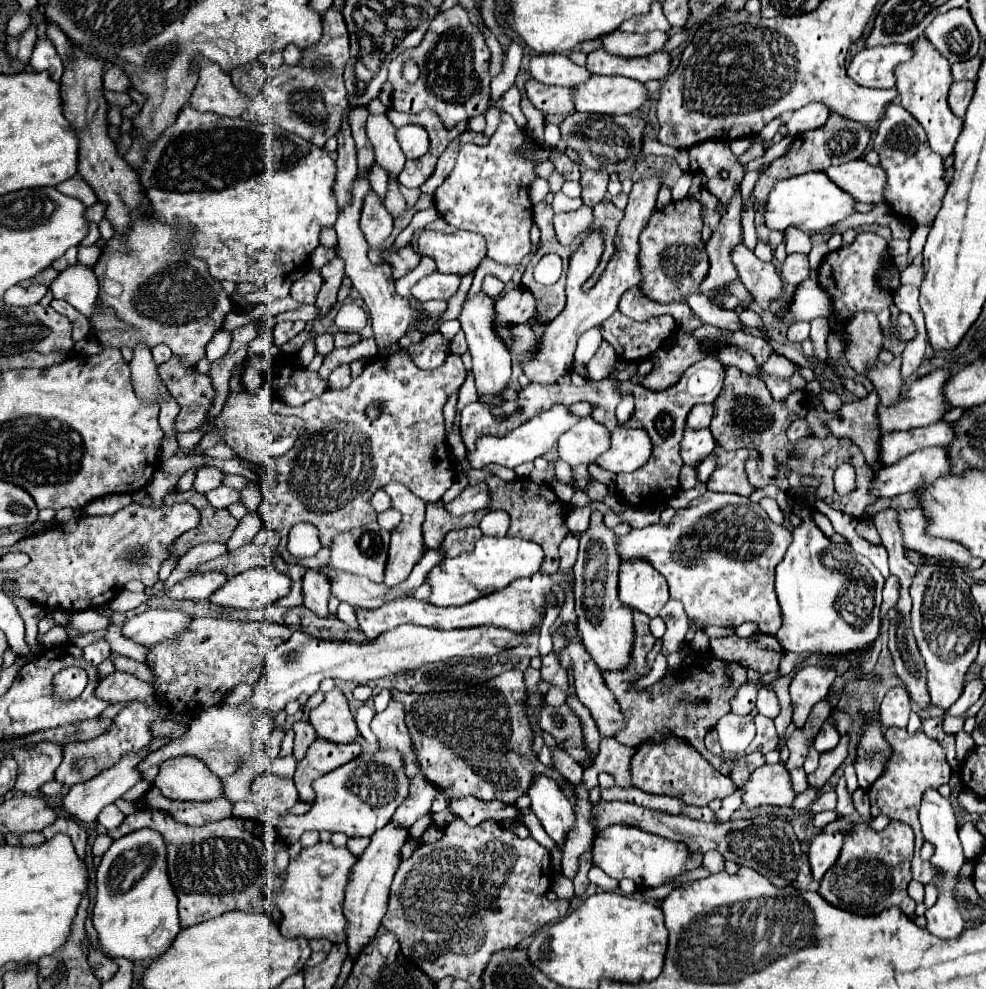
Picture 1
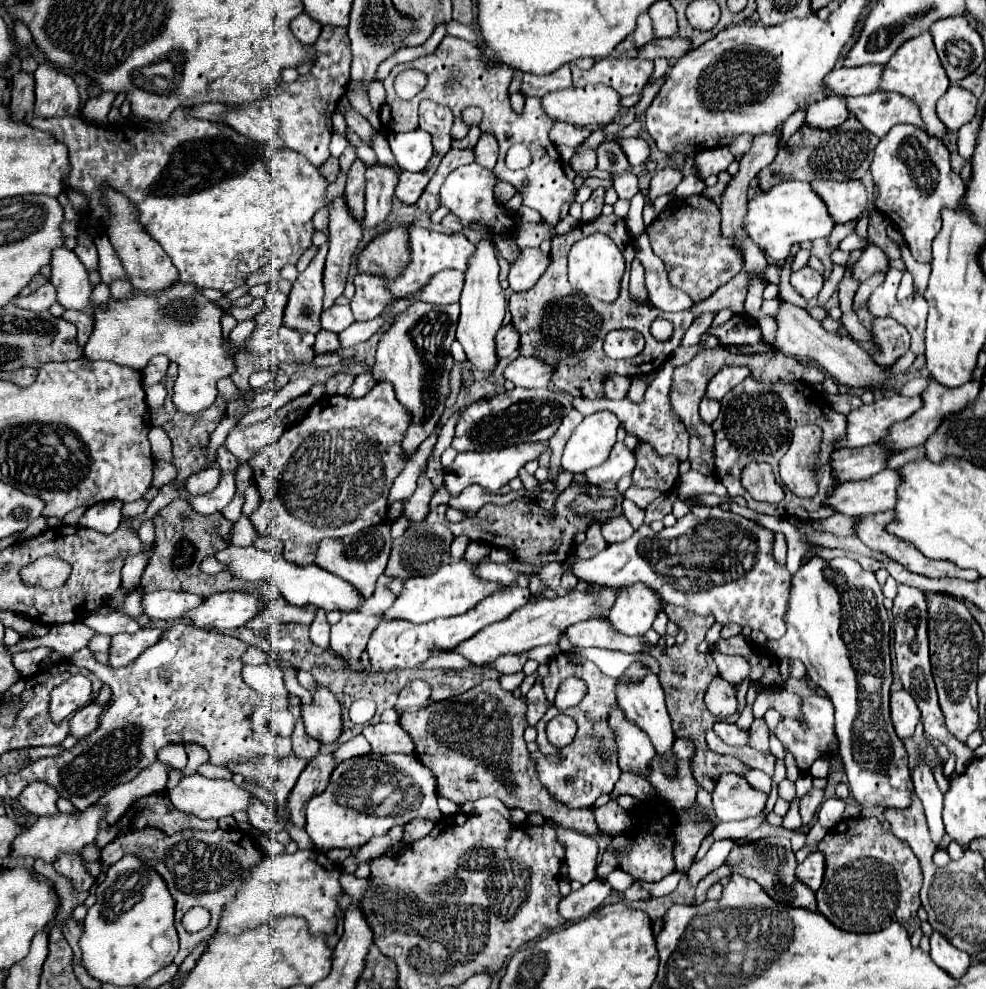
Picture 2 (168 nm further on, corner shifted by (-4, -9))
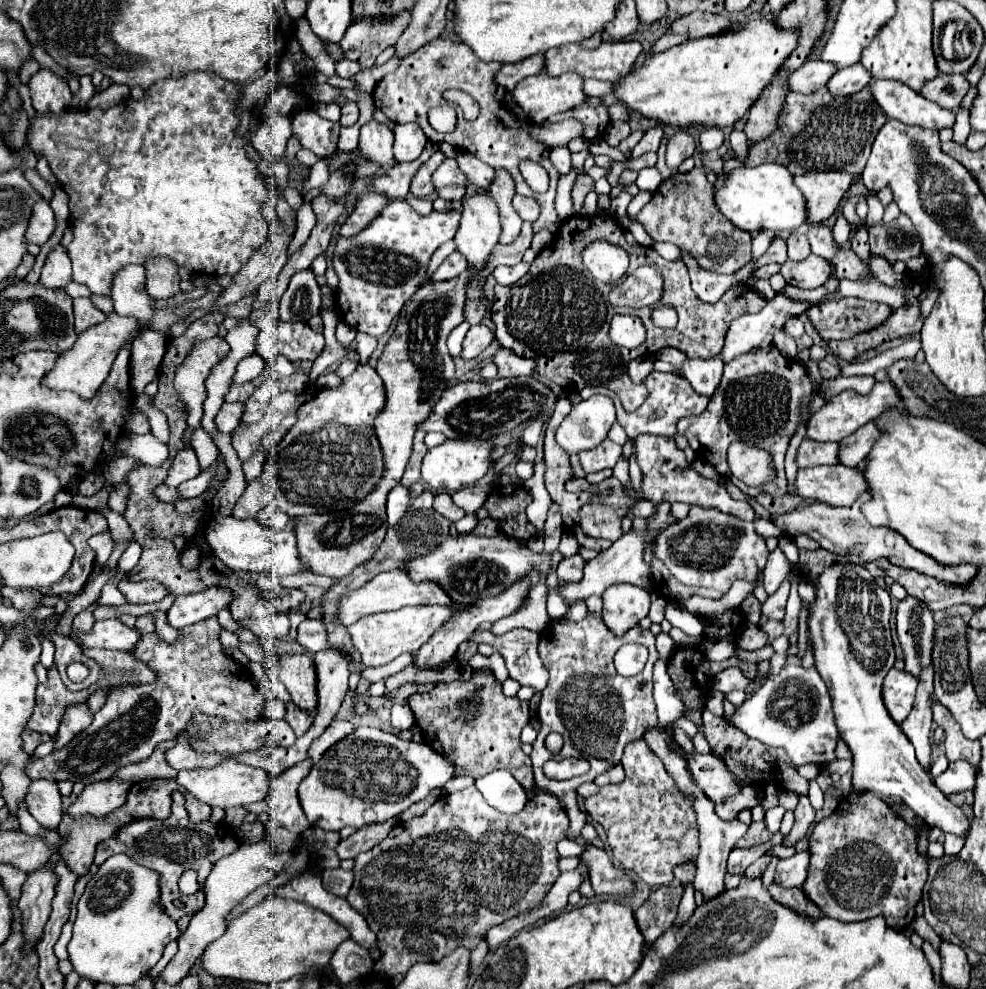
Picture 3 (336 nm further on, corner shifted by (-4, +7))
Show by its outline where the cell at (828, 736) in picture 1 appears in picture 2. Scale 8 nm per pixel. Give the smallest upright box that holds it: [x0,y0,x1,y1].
[808,758,830,778]

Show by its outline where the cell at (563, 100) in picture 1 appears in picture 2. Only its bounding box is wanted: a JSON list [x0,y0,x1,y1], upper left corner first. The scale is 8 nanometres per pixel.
[380,36,574,222]

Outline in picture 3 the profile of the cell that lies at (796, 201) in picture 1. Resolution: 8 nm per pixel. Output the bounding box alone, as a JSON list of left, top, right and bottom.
[714,164,808,236]

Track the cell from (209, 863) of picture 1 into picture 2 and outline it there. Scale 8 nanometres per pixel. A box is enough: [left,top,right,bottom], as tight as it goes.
[100,828,262,966]

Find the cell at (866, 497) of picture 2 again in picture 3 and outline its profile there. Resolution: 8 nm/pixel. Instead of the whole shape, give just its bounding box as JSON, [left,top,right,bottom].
[796,466,870,506]

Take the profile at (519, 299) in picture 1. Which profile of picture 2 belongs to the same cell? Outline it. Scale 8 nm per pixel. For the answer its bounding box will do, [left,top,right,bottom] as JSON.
[496,324,518,358]

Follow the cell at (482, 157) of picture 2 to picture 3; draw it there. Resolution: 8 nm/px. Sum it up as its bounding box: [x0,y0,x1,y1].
[456,152,494,188]

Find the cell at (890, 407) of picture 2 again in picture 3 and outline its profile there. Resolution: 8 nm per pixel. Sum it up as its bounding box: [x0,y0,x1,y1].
[806,380,902,442]

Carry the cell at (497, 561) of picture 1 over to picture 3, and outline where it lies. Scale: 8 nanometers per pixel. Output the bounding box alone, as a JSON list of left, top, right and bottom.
[338,568,452,626]

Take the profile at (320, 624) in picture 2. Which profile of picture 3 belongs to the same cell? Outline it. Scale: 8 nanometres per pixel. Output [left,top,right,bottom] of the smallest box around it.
[298,618,328,654]

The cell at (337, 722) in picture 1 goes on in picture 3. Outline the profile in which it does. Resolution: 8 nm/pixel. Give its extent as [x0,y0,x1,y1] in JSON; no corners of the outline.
[276,654,318,712]

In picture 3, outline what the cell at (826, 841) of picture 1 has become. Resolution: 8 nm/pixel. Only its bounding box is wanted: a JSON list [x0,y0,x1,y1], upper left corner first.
[774,850,810,888]

